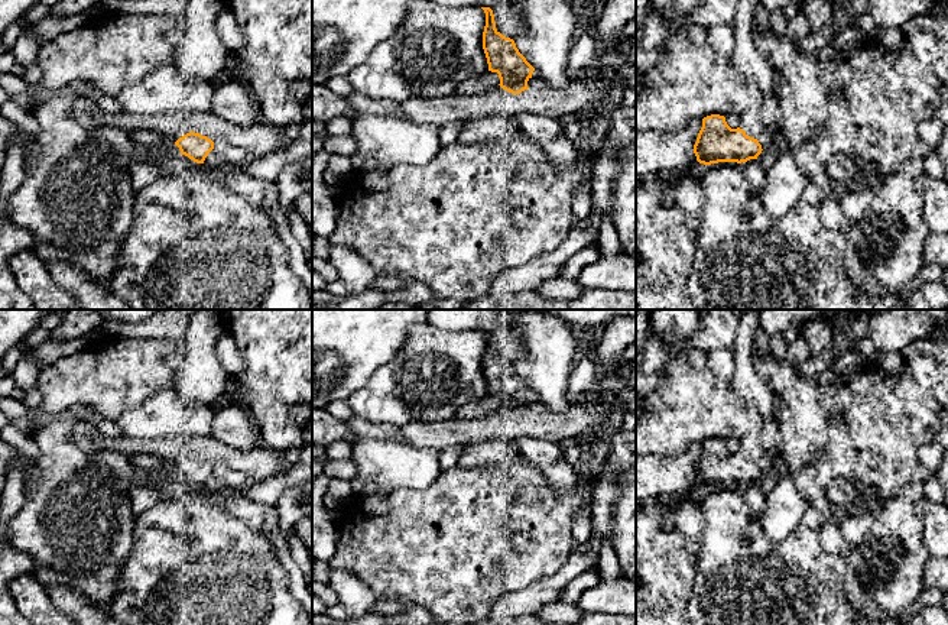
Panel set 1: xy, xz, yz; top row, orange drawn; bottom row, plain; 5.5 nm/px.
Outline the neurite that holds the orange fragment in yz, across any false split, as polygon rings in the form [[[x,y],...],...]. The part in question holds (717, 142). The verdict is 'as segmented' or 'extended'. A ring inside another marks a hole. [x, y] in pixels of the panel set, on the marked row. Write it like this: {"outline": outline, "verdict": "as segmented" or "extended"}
{"outline": [[[711,114],[702,119],[702,127],[694,145],[697,161],[704,165],[718,162],[747,162],[757,159],[763,149],[779,143],[783,148],[783,136],[764,127],[754,139],[740,127],[731,129],[724,116]]], "verdict": "extended"}

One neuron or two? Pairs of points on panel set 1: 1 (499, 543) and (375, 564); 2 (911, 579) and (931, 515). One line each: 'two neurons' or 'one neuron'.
1: one neuron
2: two neurons

